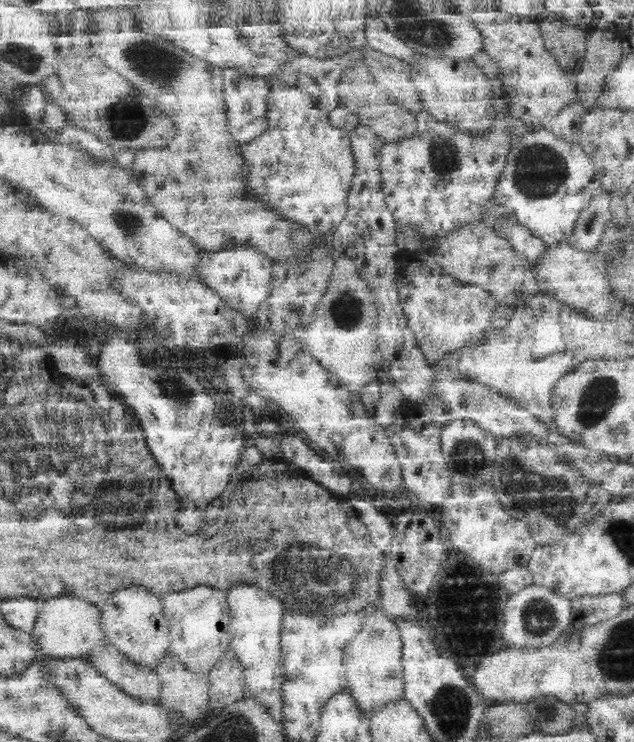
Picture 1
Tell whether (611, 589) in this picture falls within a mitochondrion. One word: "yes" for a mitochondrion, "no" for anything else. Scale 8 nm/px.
no

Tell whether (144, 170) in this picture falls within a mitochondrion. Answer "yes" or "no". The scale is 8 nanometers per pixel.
no

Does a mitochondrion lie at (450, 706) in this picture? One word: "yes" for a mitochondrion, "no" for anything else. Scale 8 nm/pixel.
yes

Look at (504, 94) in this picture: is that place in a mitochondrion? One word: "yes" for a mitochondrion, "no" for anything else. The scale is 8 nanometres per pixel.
no

